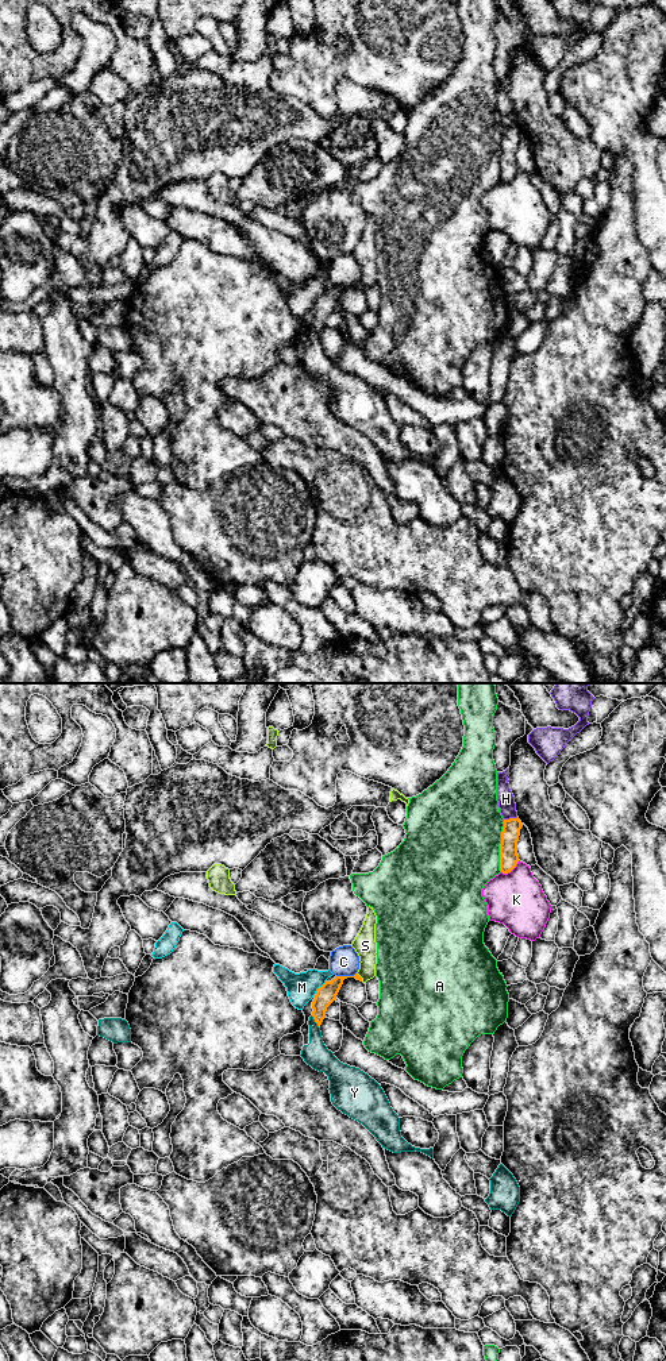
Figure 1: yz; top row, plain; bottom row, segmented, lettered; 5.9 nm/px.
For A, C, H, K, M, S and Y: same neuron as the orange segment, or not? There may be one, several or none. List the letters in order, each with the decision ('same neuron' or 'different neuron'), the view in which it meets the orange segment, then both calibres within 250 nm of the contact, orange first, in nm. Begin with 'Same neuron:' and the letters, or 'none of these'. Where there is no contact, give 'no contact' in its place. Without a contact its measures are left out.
Same neuron: none of these
A: different neuron; meets orange in yz; 110 nm thick on the orange side, 500 nm on the other
C: different neuron; meets orange in yz; 120 nm thick on the orange side, 180 nm on the other
H: different neuron; meets orange in yz; 110 nm thick on the orange side, 100 nm on the other
K: different neuron; meets orange in yz; 110 nm thick on the orange side, 320 nm on the other
M: different neuron; meets orange in yz; 120 nm thick on the orange side, 170 nm on the other
S: different neuron; meets orange in yz; 120 nm thick on the orange side, 140 nm on the other
Y: different neuron; meets orange in yz; 120 nm thick on the orange side, 150 nm on the other

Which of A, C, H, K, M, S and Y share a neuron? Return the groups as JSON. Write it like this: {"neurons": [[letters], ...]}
{"neurons": [["A"], ["C", "M"], ["H"], ["K"], ["S"], ["Y"]]}

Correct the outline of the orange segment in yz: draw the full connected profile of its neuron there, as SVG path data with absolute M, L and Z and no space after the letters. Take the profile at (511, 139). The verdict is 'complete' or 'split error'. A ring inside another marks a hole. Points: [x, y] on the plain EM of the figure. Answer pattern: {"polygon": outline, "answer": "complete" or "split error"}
{"polygon": "M519 126L504 128L503 132L504 135L500 153L500 180L503 182L508 182L516 176L519 170L517 150L523 132Z", "answer": "complete"}

